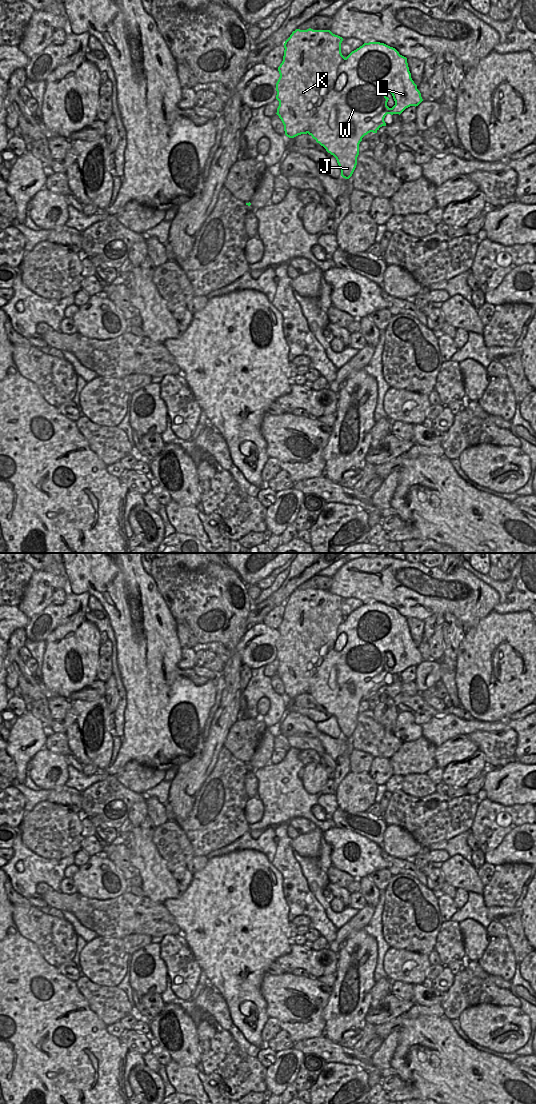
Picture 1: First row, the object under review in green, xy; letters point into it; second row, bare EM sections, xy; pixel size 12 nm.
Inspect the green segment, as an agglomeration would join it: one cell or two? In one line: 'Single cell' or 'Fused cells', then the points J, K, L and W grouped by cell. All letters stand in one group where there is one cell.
Fused cells. Groups: J L W / K

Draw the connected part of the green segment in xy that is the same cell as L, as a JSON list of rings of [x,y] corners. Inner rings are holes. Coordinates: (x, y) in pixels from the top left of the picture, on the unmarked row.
[[[380,602],[364,603],[352,611],[340,624],[333,644],[328,643],[327,648],[320,649],[319,652],[323,654],[320,657],[321,664],[316,666],[316,673],[309,683],[308,694],[336,718],[341,736],[345,739],[349,739],[356,728],[362,698],[370,692],[377,693],[380,687],[386,686],[384,678],[387,674],[400,675],[406,668],[416,667],[423,661],[417,645],[411,638],[407,618],[400,615],[395,608]],[[388,652],[392,654],[395,661],[392,668],[387,666]]]

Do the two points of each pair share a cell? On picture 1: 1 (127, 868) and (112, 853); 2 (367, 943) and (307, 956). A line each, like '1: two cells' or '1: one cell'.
1: one cell
2: two cells

